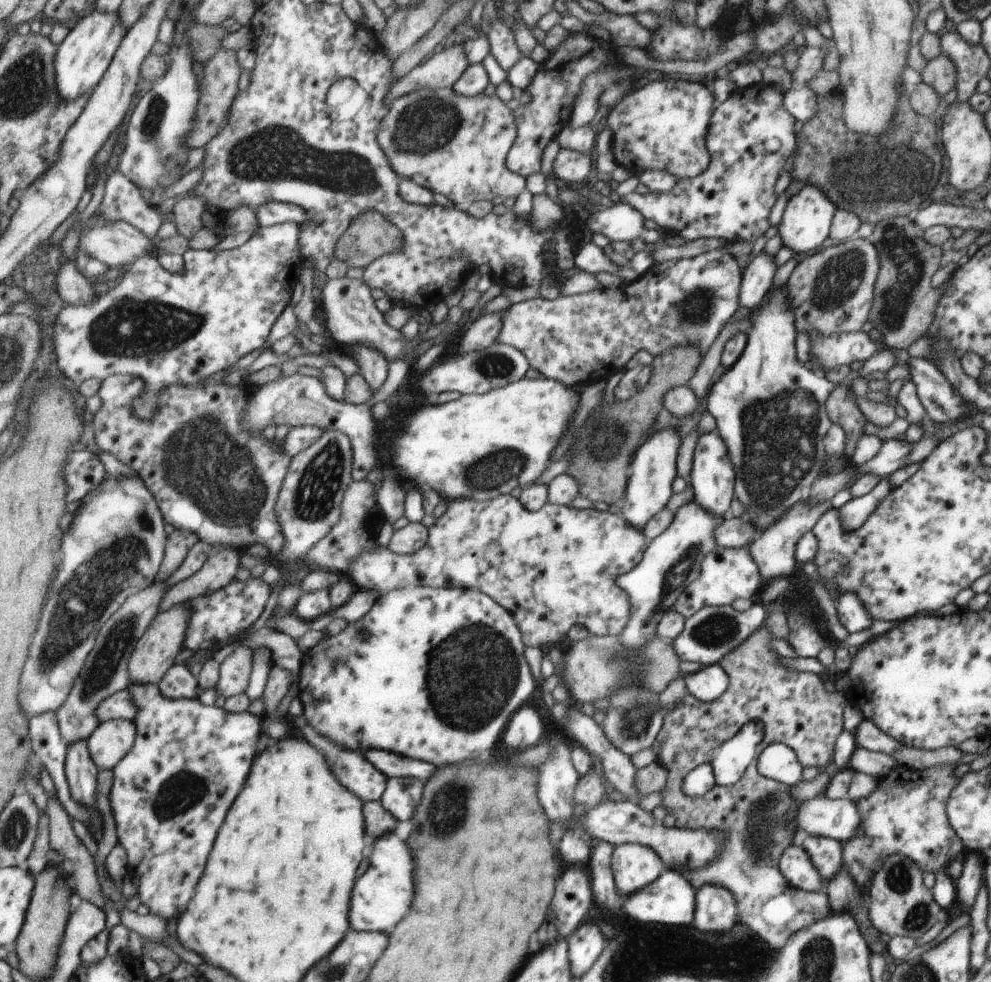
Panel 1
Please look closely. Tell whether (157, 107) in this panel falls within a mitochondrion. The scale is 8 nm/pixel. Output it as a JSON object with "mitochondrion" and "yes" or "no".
{"mitochondrion":"yes"}

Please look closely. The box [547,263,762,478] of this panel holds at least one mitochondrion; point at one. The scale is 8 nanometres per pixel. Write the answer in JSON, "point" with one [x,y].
{"point":[687,313]}

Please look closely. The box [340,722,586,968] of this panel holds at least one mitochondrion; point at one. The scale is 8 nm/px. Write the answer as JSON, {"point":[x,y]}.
{"point":[446,811]}

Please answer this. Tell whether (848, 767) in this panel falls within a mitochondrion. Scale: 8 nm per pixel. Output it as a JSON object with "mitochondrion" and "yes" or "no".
{"mitochondrion":"no"}

